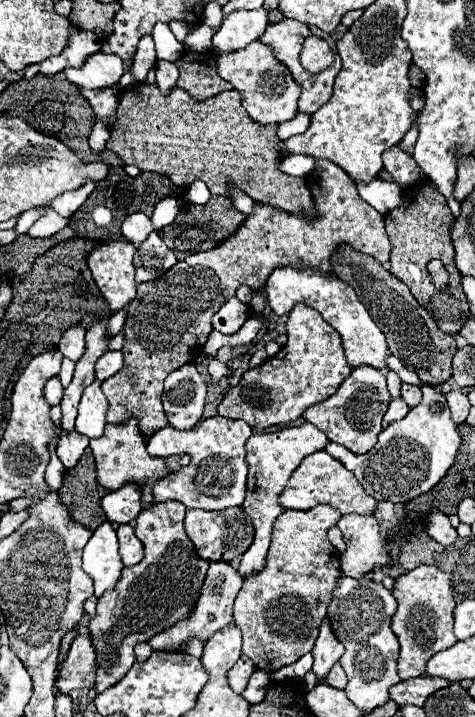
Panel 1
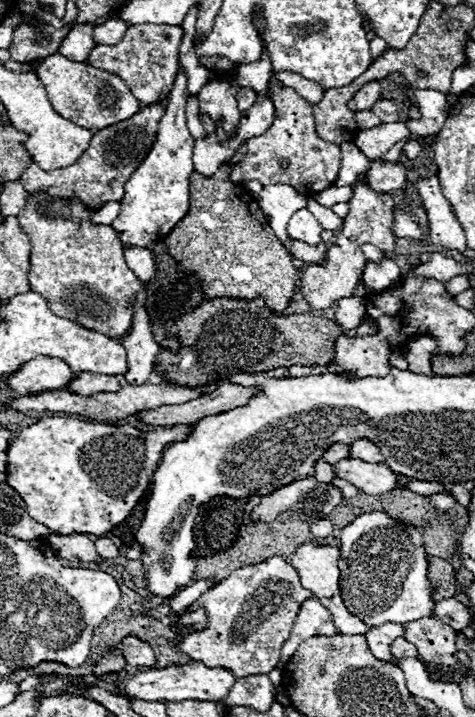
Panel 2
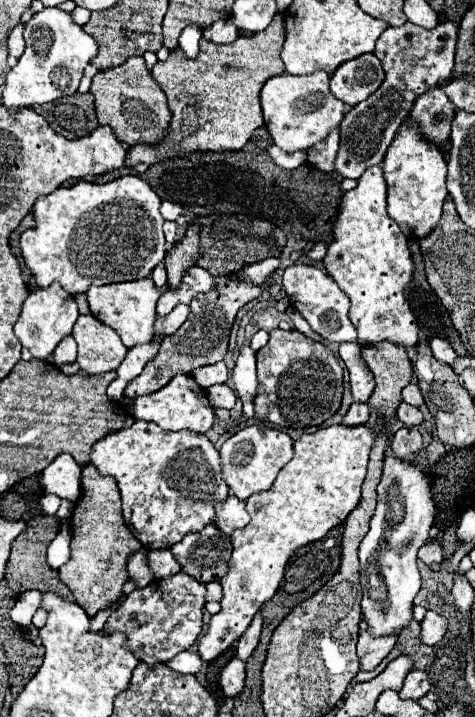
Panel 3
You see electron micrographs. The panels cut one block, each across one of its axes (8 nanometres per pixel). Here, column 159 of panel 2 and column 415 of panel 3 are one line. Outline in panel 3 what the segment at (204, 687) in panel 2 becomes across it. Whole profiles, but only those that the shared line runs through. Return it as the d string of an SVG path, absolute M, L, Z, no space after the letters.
M412 670L404 678L404 686L400 690L402 700L420 700L430 690L430 680L424 670Z

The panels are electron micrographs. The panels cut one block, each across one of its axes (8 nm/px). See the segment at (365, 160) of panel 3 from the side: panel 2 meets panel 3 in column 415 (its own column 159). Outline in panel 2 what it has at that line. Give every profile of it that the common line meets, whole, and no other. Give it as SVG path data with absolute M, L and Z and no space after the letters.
M136 24L130 26L124 40L116 46L98 44L88 62L106 72L116 72L130 88L130 92L138 98L142 106L156 104L158 100L168 100L176 72L178 72L178 48L182 42L184 30L180 26L166 24Z

